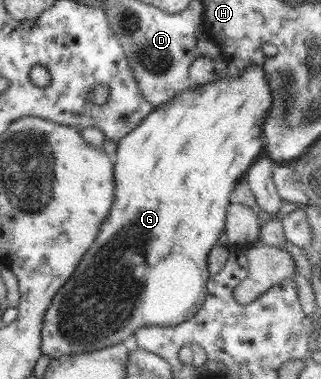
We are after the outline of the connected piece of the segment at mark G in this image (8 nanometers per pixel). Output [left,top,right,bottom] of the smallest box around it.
[41,64,272,359]

